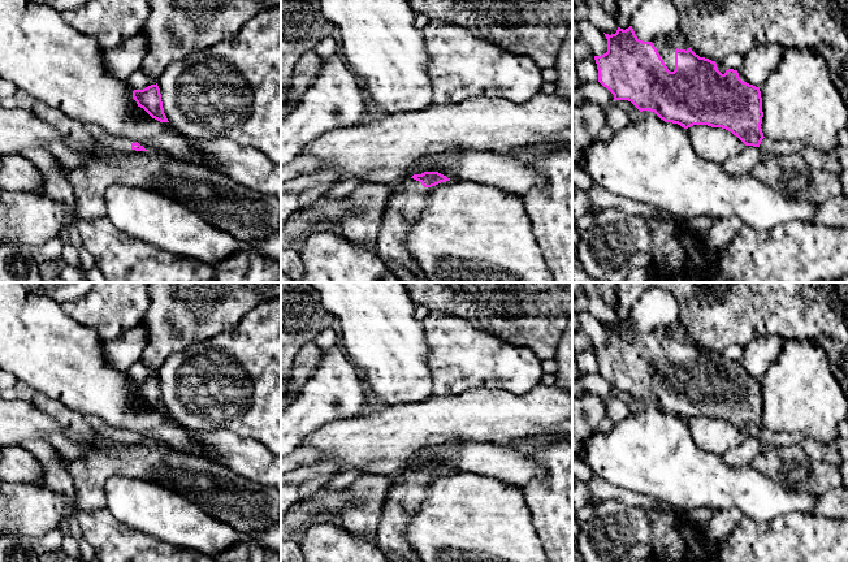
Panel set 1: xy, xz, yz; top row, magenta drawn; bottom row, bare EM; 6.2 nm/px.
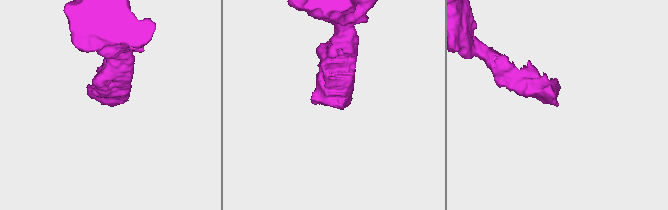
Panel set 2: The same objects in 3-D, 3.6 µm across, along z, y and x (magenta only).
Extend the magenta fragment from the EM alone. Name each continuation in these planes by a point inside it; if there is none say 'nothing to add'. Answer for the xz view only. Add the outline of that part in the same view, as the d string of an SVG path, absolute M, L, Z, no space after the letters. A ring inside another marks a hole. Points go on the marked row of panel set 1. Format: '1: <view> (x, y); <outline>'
1: xz (407, 199); M402 178L391 186L377 238L377 255L386 267L390 269L391 265L398 265L411 271L419 282L421 282L421 277L412 271L417 263L406 248L404 241L424 207L425 193L421 182L414 178Z

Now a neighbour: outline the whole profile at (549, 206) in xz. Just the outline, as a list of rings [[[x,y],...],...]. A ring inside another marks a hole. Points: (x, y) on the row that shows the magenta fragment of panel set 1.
[[[541,150],[527,160],[546,182],[531,189],[527,194],[516,194],[531,217],[532,233],[542,251],[555,282],[572,282],[572,150]]]

